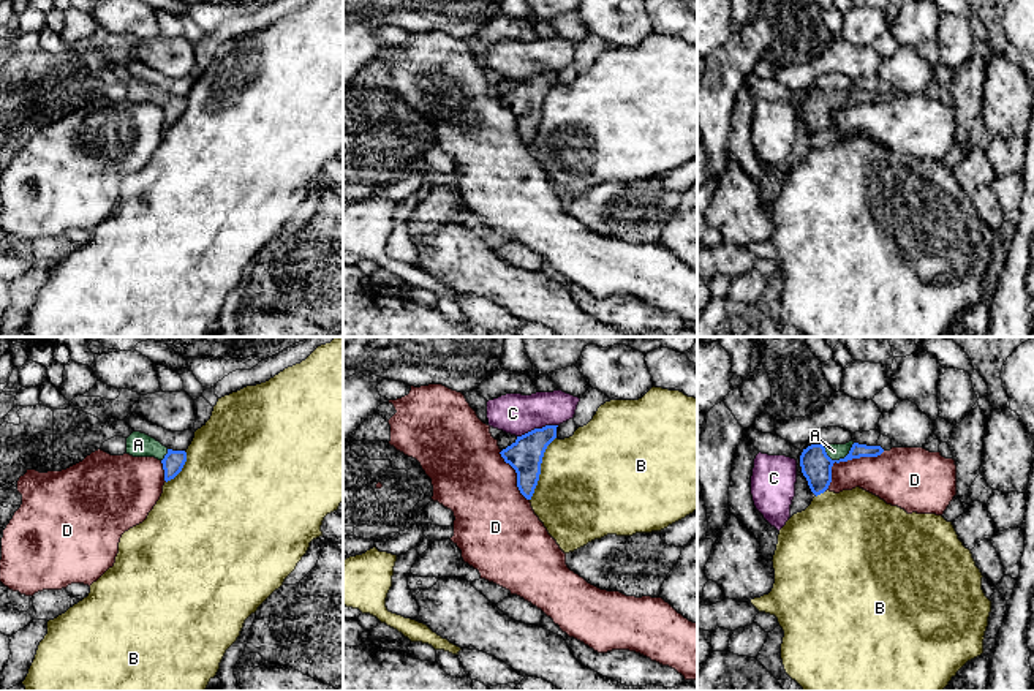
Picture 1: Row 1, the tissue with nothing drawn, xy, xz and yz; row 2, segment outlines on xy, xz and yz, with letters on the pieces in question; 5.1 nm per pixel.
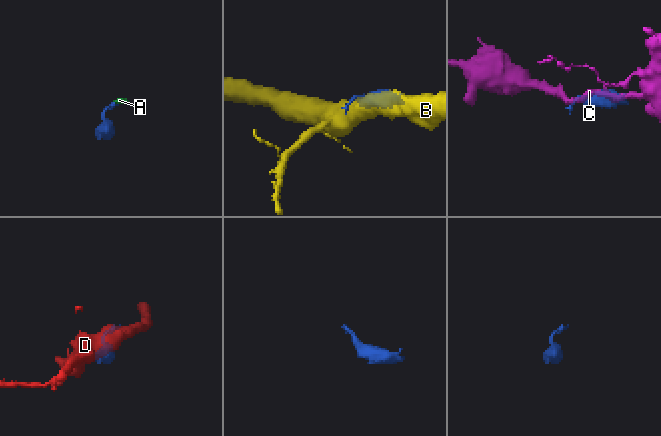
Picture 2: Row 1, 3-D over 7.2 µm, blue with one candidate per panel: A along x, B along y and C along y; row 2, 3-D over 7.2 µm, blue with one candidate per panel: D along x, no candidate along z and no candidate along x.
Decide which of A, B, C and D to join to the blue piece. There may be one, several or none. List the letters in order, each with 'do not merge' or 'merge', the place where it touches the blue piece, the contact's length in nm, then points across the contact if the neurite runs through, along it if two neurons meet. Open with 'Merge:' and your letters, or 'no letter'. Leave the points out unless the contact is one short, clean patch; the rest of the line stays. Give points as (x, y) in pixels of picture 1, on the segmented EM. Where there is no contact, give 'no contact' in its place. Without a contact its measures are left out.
Merge: A
A: merge; contact yz (840, 459); length 170 nm; way yz (816, 465), (822, 459), (840, 459), (833, 451)
B: do not merge; contact xz (539, 468); length 360 nm
C: do not merge; contact xz (536, 429); length 220 nm; border xz (557, 424), (535, 427), (517, 437)
D: do not merge; contact yz (845, 460); length 380 nm; border yz (884, 451), (835, 462), (832, 481), (824, 490)

